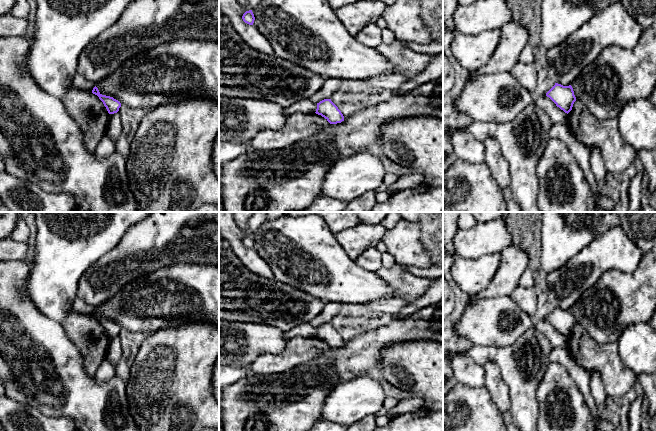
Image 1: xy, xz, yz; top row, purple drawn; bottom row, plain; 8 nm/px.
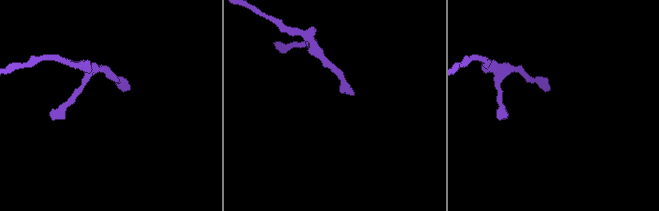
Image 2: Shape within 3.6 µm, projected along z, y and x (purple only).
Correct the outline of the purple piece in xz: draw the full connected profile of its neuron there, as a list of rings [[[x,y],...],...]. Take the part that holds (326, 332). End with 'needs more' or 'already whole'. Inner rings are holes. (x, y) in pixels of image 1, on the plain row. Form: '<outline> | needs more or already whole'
[[[324,323],[317,327],[316,338],[324,341],[330,348],[344,345],[344,340],[331,323]]] | already whole

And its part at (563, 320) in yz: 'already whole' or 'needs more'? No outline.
already whole

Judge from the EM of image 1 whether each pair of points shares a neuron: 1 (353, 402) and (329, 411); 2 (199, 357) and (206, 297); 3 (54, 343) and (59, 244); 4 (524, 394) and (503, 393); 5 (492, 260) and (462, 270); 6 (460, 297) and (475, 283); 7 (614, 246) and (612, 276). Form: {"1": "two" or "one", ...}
{"1": "one", "2": "two", "3": "two", "4": "two", "5": "one", "6": "two", "7": "two"}

